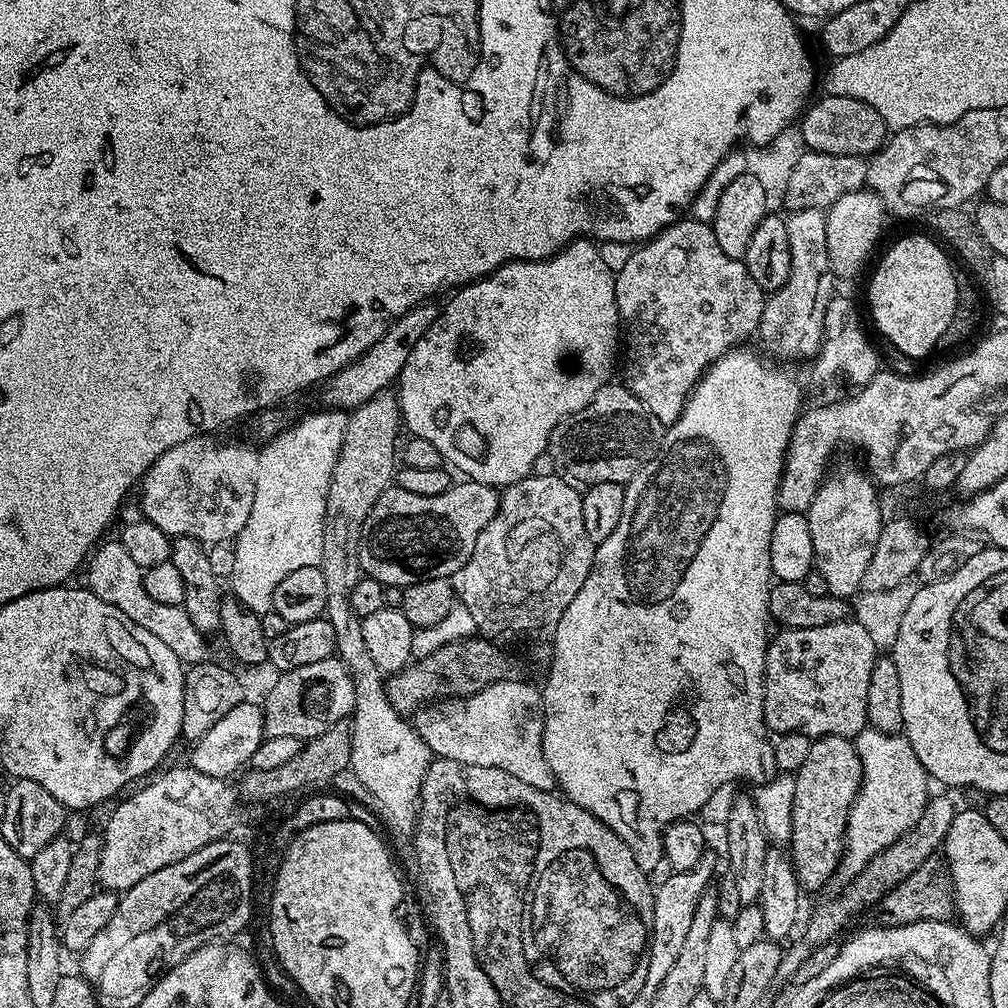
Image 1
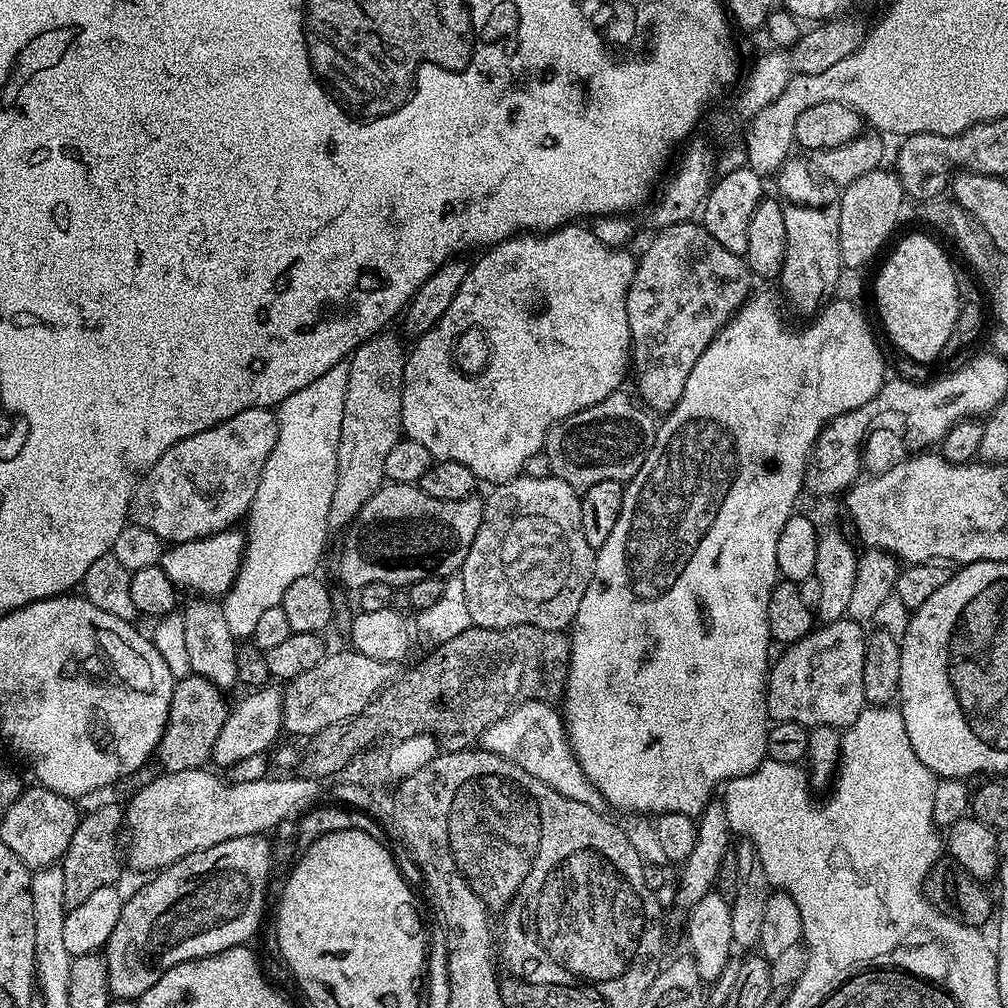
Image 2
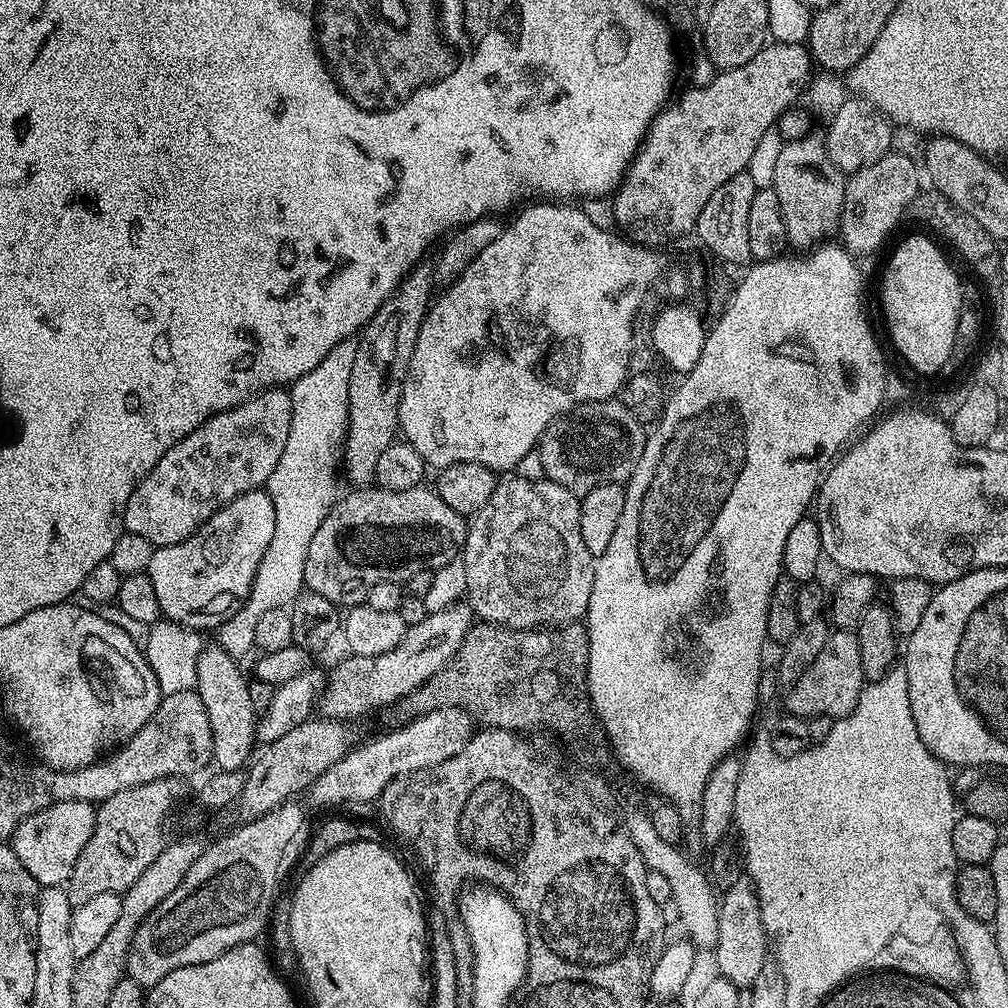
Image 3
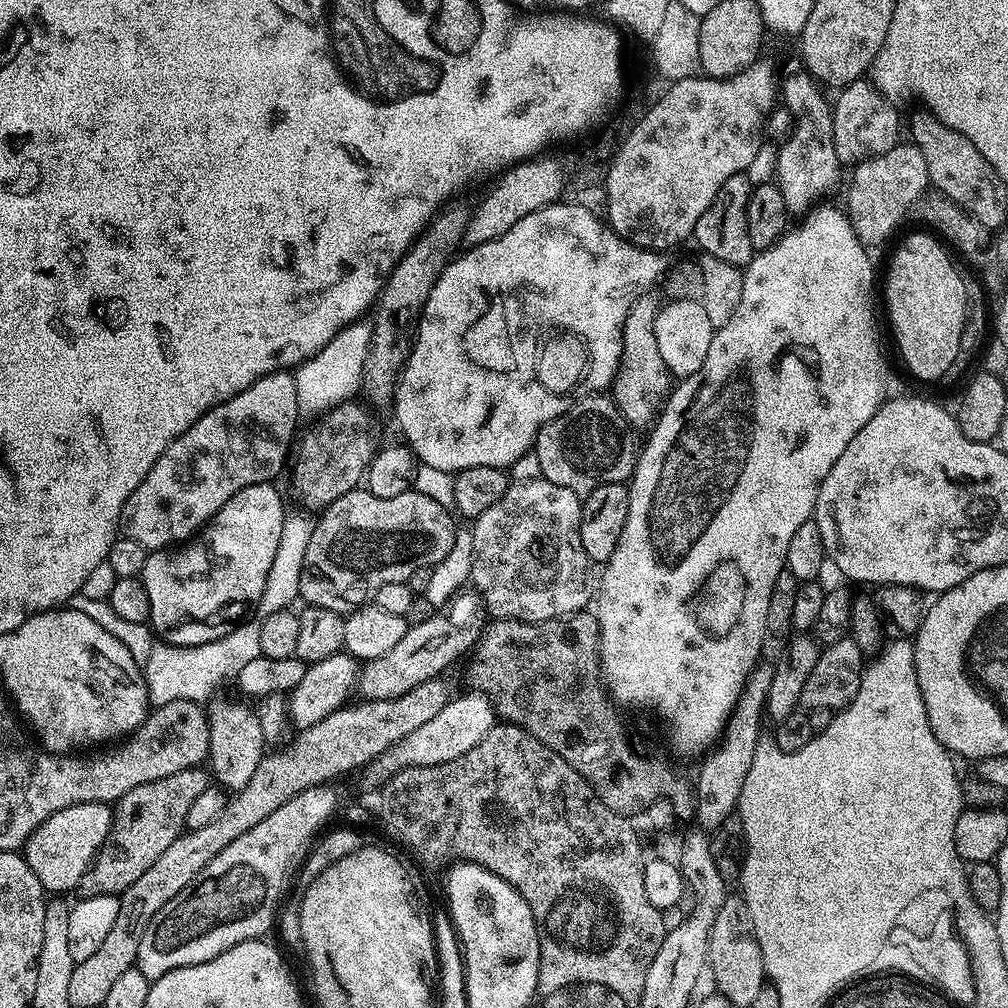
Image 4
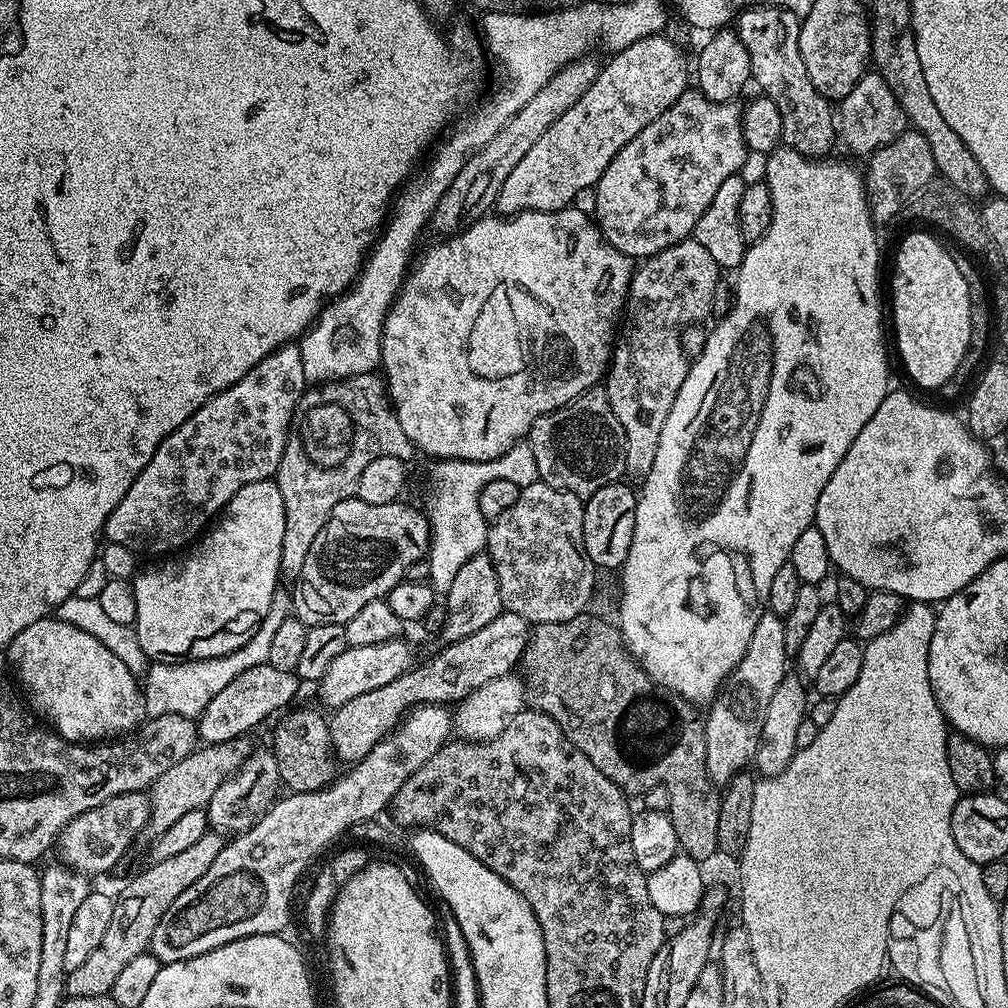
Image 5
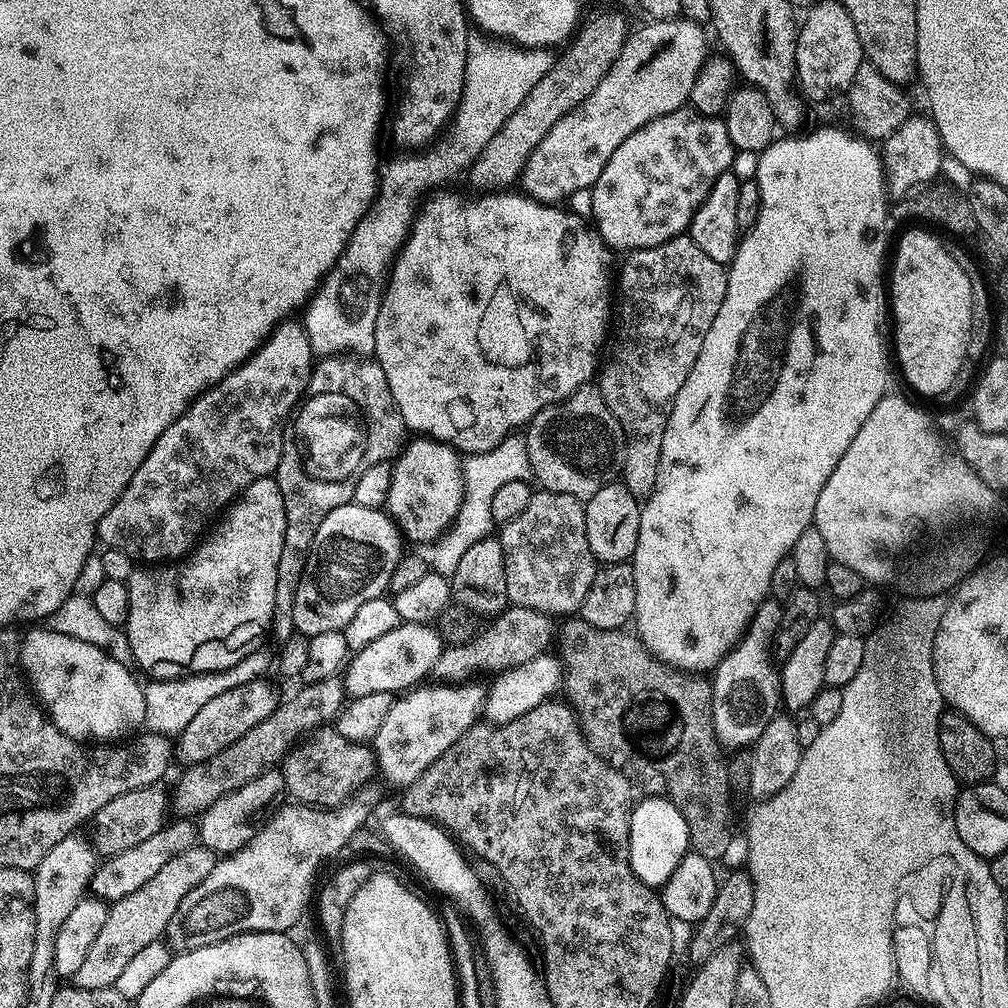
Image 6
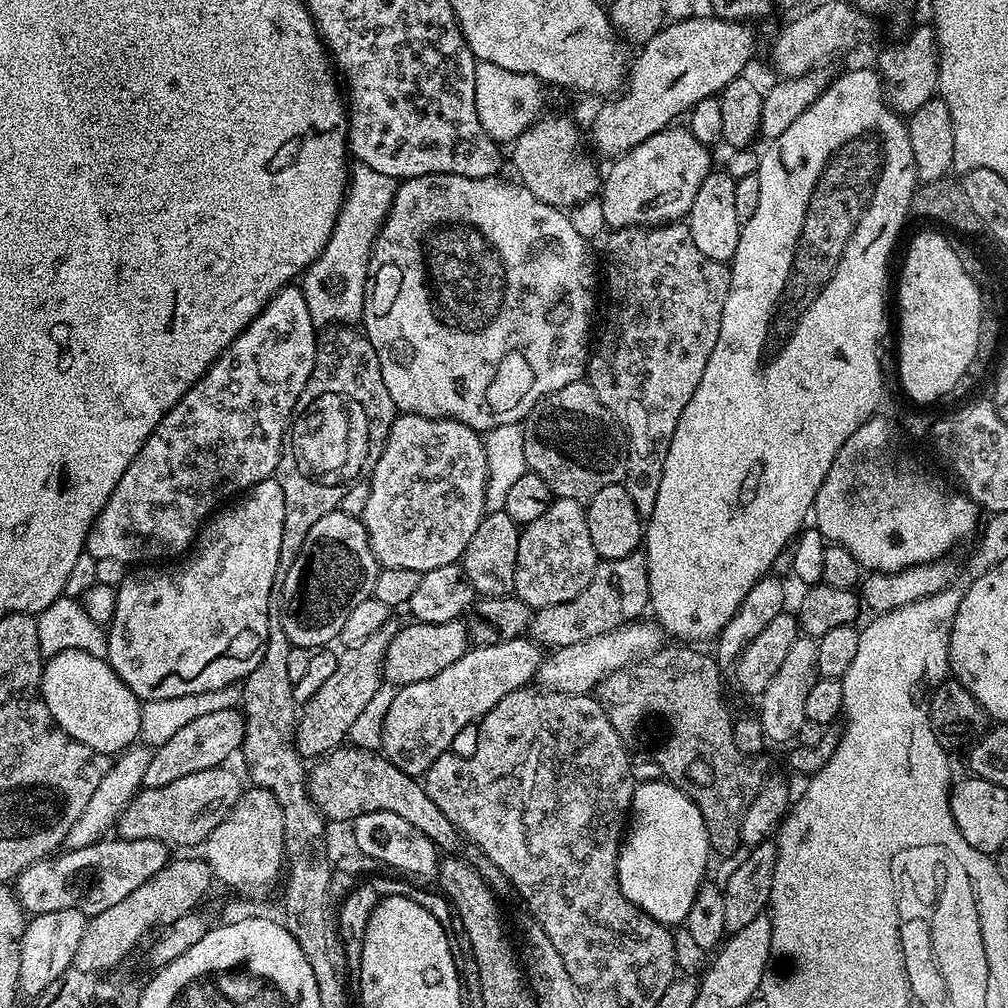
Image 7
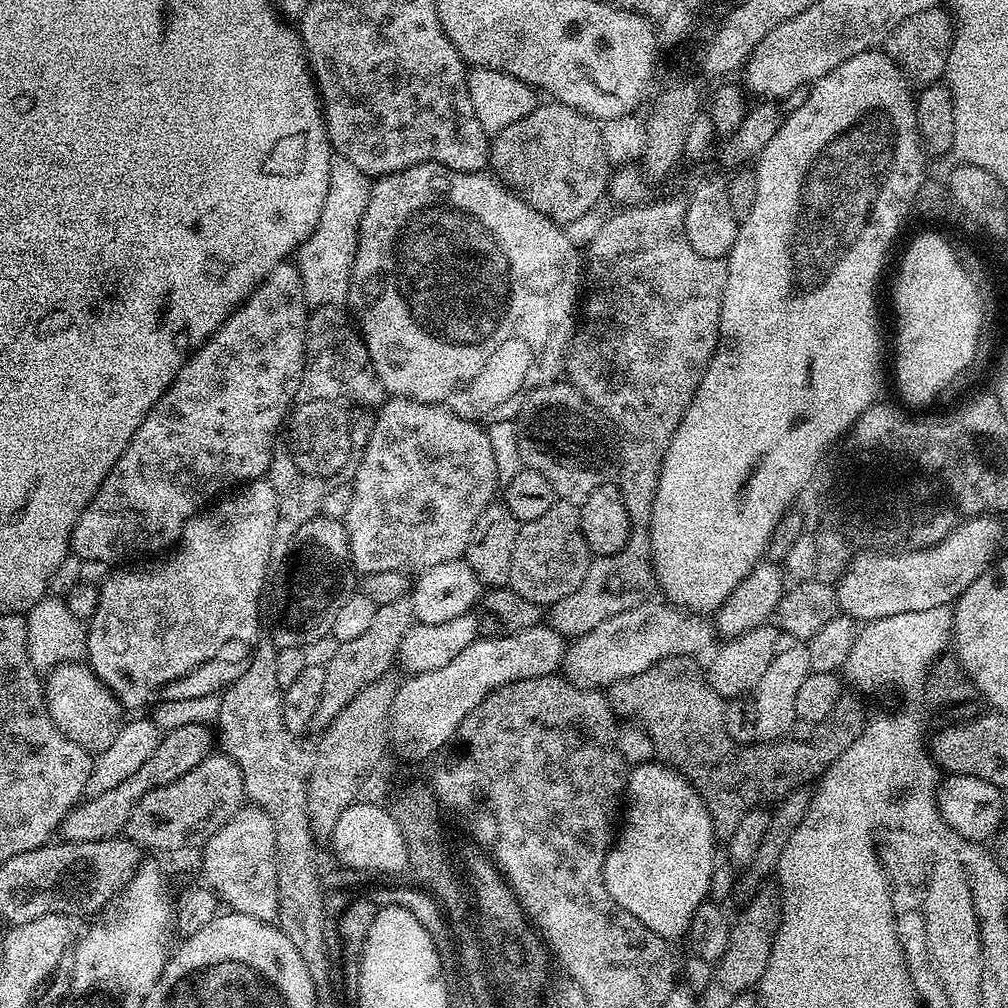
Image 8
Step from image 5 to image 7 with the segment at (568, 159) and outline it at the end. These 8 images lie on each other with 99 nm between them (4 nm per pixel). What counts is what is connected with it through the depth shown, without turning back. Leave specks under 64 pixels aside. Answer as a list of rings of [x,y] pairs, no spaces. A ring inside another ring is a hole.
[[[693,14],[687,20],[665,23],[654,38],[650,38],[639,49],[636,61],[631,61],[626,72],[626,83],[615,98],[609,99],[596,112],[592,120],[592,144],[607,158],[623,156],[638,142],[646,142],[654,134],[692,111],[692,107],[702,98],[716,96],[734,78],[745,75],[748,63],[756,52],[756,36],[752,33],[753,25],[748,22],[721,20],[715,15],[700,16]]]

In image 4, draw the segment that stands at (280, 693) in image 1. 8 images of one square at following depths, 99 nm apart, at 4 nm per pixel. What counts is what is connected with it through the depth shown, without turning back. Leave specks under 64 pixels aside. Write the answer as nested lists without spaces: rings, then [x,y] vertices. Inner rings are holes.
[[[461,590],[443,605],[442,610],[436,610],[433,616],[420,620],[411,625],[402,642],[396,643],[382,658],[367,661],[362,672],[362,692],[369,700],[385,700],[398,698],[414,686],[422,686],[422,682],[430,682],[430,678],[444,676],[447,668],[459,656],[479,645],[485,628],[490,623],[488,607],[484,605],[484,598],[476,590]]]

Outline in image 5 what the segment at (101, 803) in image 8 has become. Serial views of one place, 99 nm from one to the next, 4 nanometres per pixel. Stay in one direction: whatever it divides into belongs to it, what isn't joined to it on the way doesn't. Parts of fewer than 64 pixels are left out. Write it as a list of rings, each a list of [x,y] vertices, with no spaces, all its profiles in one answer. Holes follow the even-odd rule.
[[[268,663],[250,666],[250,670],[238,674],[230,686],[223,688],[215,698],[210,698],[210,706],[200,712],[199,739],[204,744],[221,744],[239,736],[248,736],[251,728],[258,727],[267,716],[280,711],[283,713],[300,687],[302,684],[295,672],[278,670],[278,666],[270,666]]]

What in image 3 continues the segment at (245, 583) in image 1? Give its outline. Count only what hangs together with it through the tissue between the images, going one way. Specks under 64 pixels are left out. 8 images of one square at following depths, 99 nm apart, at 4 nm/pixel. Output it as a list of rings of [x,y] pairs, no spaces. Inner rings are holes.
[[[343,340],[310,370],[310,374],[302,374],[290,386],[292,397],[292,417],[290,418],[290,438],[286,438],[286,450],[282,450],[282,458],[278,458],[278,466],[274,466],[274,474],[270,474],[266,491],[274,502],[274,538],[262,562],[256,571],[254,586],[250,590],[247,600],[233,616],[229,616],[218,629],[219,647],[237,658],[243,658],[248,651],[256,648],[254,642],[254,626],[262,619],[262,614],[270,610],[278,610],[291,605],[292,601],[305,591],[304,571],[306,570],[306,554],[310,551],[310,542],[322,526],[322,518],[332,508],[338,499],[336,492],[336,468],[341,467],[344,438],[348,434],[348,399],[350,398],[350,374],[354,370],[354,354],[357,341]]]

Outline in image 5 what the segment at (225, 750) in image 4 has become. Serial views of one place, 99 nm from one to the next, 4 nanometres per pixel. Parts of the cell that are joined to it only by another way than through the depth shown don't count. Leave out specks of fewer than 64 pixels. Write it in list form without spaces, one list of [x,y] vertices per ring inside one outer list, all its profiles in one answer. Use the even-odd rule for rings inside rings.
[[[253,750],[243,766],[235,776],[222,782],[218,790],[214,790],[214,798],[210,798],[207,806],[208,827],[213,832],[221,834],[239,834],[249,832],[262,813],[271,808],[277,799],[280,775],[278,774],[278,762],[271,750]]]

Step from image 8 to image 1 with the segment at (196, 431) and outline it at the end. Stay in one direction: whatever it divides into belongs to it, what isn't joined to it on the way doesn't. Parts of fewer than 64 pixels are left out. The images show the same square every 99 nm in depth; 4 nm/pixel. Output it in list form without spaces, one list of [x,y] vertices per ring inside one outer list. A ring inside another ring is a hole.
[[[201,434],[186,442],[178,442],[166,454],[162,454],[144,473],[138,485],[138,507],[143,519],[149,520],[168,537],[194,538],[199,544],[224,544],[235,541],[237,534],[246,526],[250,509],[254,507],[254,490],[258,487],[259,451],[248,444],[219,444],[212,434]]]

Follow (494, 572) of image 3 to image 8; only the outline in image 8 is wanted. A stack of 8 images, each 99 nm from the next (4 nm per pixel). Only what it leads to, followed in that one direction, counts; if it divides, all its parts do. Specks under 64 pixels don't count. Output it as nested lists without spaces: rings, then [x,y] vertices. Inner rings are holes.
[[[558,502],[550,506],[542,518],[521,523],[520,533],[514,542],[514,558],[510,558],[508,584],[522,594],[522,598],[530,598],[530,602],[541,606],[551,606],[582,586],[582,578],[586,578],[586,570],[593,559],[586,546],[586,538],[582,538],[579,507]]]

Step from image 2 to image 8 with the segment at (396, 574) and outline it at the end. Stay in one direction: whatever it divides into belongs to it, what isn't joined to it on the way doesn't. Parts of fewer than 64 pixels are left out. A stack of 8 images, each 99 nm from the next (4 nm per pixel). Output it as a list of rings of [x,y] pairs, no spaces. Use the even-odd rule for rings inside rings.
[[[323,514],[316,516],[294,538],[292,552],[283,561],[284,573],[276,584],[276,617],[272,620],[270,639],[277,649],[309,646],[331,633],[334,618],[346,595],[344,583],[353,571],[348,530],[344,520]]]

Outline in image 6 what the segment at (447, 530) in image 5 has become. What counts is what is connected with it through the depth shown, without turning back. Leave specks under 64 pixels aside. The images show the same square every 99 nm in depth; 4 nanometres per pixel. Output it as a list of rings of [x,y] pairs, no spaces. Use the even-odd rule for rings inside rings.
[[[520,434],[506,437],[502,442],[498,442],[498,446],[485,452],[465,455],[462,463],[464,466],[464,502],[456,515],[455,523],[426,552],[429,569],[449,578],[454,574],[454,570],[458,570],[458,562],[462,562],[462,554],[466,554],[466,550],[470,550],[474,542],[493,535],[494,521],[490,514],[490,506],[494,503],[494,494],[498,494],[498,489],[506,486],[506,482],[533,479],[530,454],[526,450],[524,437]]]

